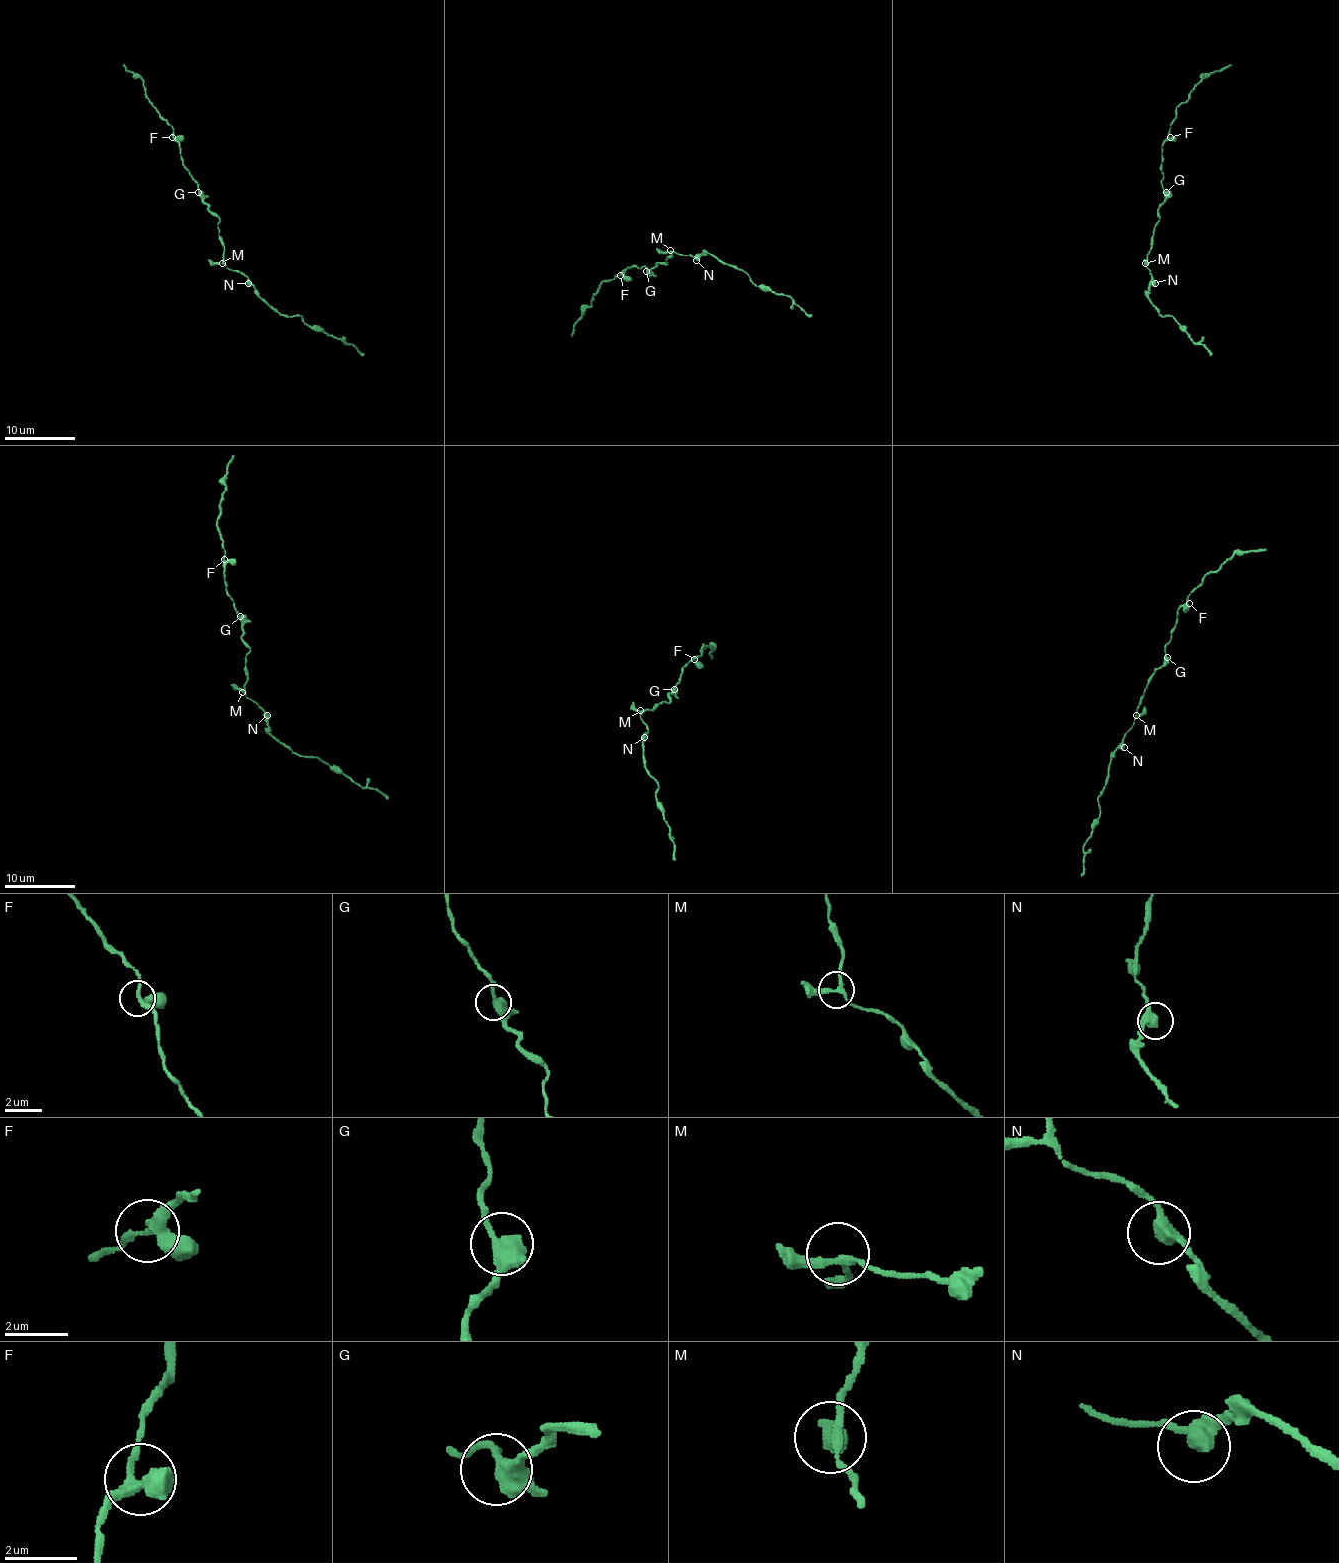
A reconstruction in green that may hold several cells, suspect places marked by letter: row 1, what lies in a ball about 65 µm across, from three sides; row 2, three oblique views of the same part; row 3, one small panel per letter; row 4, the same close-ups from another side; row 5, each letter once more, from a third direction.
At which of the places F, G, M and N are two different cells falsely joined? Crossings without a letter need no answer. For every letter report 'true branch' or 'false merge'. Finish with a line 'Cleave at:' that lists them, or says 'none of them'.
F: true branch
G: true branch
M: true branch
N: true branch
Cleave at: none of them

